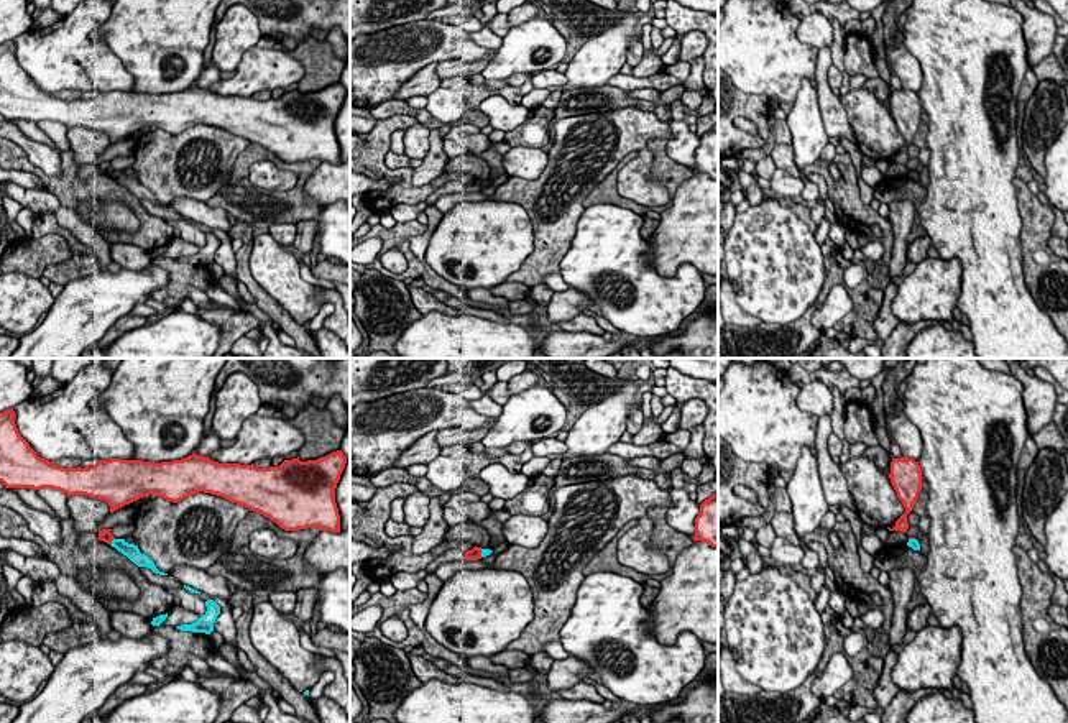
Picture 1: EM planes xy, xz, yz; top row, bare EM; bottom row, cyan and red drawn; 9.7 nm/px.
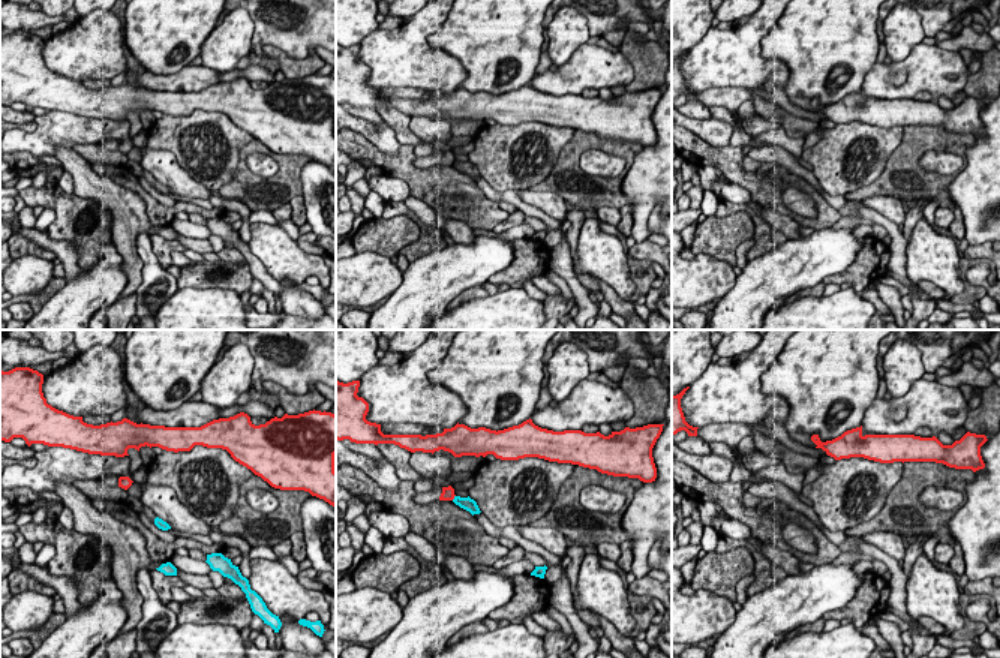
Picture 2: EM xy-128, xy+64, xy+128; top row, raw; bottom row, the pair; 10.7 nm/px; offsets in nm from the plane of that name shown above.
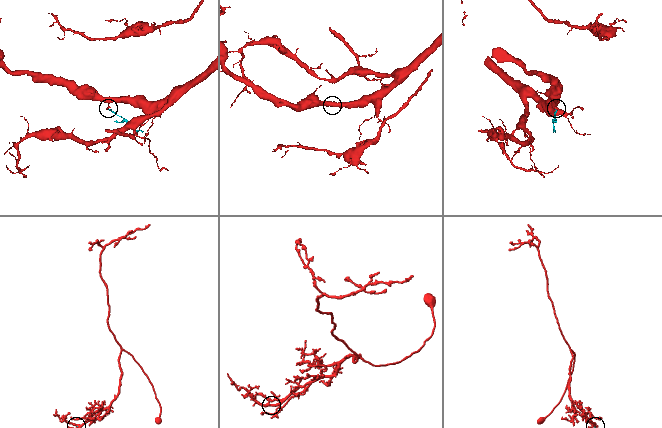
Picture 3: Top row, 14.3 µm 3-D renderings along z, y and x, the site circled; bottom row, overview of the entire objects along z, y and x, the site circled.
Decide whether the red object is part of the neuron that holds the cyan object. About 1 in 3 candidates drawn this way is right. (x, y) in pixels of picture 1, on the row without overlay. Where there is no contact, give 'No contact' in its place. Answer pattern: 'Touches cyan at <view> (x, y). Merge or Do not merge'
Touches cyan at xy (112, 173). Do not merge

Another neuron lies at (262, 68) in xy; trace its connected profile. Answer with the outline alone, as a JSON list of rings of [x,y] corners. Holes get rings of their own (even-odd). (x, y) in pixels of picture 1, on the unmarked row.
[[[250,48],[230,79],[220,79],[209,87],[219,95],[251,97],[260,90],[286,89],[304,77],[302,64],[284,51]]]

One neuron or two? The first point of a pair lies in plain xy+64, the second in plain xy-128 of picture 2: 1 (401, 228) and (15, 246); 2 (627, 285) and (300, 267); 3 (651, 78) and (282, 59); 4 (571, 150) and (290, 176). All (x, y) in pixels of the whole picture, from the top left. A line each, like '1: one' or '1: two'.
1: one
2: one
3: one
4: one

